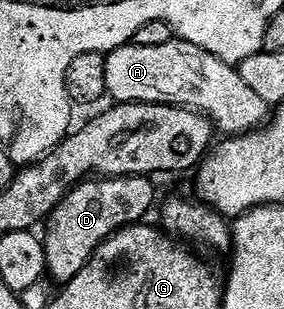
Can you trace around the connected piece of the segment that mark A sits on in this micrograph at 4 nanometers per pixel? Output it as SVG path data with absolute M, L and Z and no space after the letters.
M177 37L168 45L127 45L109 52L106 55L106 93L114 103L170 103L173 107L200 111L226 137L244 135L263 126L268 119L268 104L249 87L244 77L240 77L237 66L220 61L212 53Z

